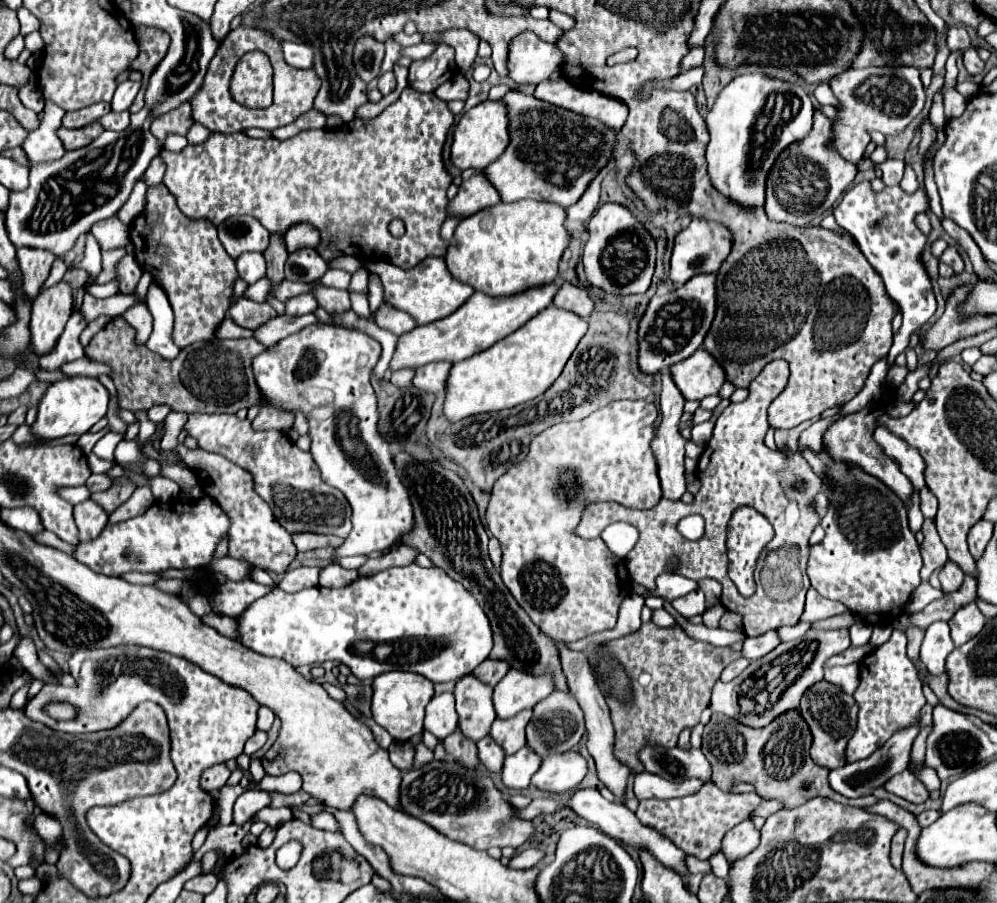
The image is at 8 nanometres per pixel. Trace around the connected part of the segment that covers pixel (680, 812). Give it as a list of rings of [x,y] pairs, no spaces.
[[[703,785],[701,791],[695,795],[665,799],[665,801],[659,799],[641,801],[635,815],[641,819],[643,825],[659,831],[663,837],[673,841],[687,855],[695,855],[697,859],[707,861],[711,855],[721,851],[721,839],[725,837],[725,833],[743,819],[749,819],[759,803],[761,797],[757,793],[733,795],[721,791],[715,785]]]

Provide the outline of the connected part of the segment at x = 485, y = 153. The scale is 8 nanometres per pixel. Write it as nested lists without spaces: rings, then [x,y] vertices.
[[[483,101],[469,109],[455,127],[453,133],[453,147],[451,147],[451,161],[459,169],[485,169],[491,161],[495,161],[509,145],[509,109],[503,101]]]

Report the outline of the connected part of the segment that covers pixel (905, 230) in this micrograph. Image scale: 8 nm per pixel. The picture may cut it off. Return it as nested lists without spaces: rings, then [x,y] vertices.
[[[863,181],[845,191],[841,203],[833,211],[837,225],[855,237],[861,251],[867,255],[867,261],[877,267],[877,273],[881,275],[887,293],[899,303],[903,311],[901,331],[895,335],[893,347],[887,355],[889,369],[895,363],[895,357],[905,351],[911,333],[921,329],[937,309],[931,279],[923,265],[923,249],[927,245],[927,235],[923,235],[915,225],[915,217],[919,213],[925,213],[927,209],[929,195],[925,187],[919,187],[911,195],[907,195],[899,185],[885,187],[877,193],[873,191],[869,181]]]

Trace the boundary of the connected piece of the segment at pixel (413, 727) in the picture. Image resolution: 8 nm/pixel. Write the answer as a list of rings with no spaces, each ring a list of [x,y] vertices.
[[[393,671],[373,681],[373,721],[379,723],[395,741],[407,741],[423,731],[425,707],[433,697],[433,683],[417,673]]]

